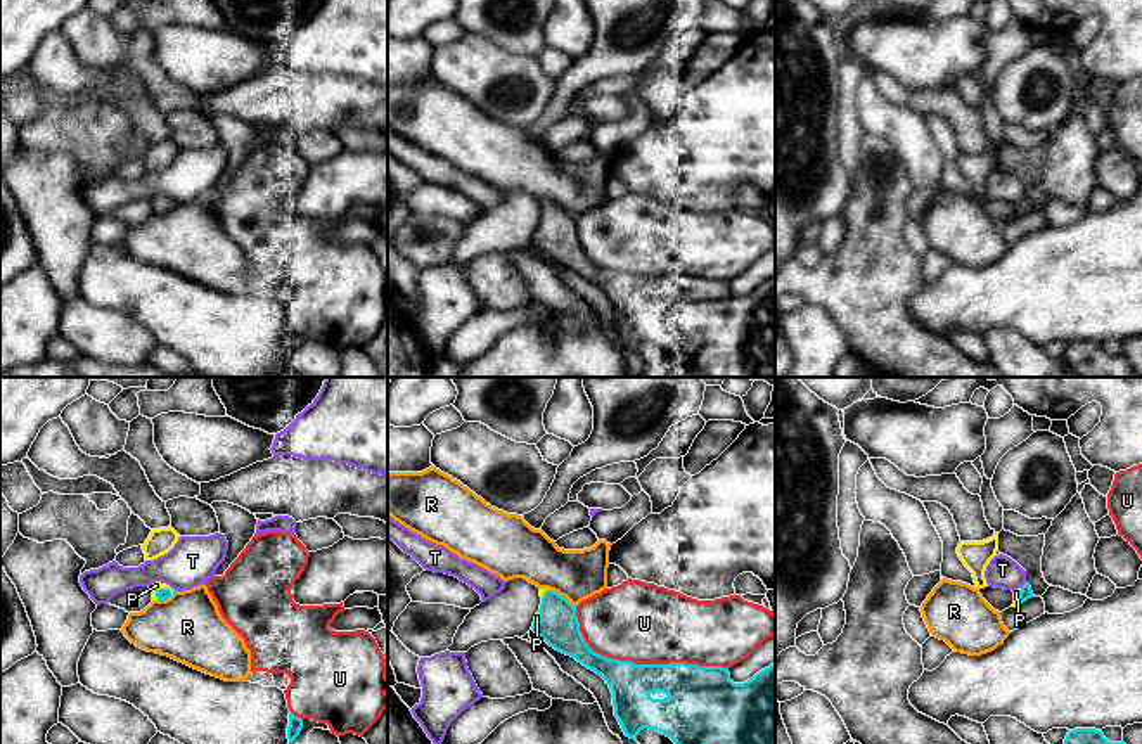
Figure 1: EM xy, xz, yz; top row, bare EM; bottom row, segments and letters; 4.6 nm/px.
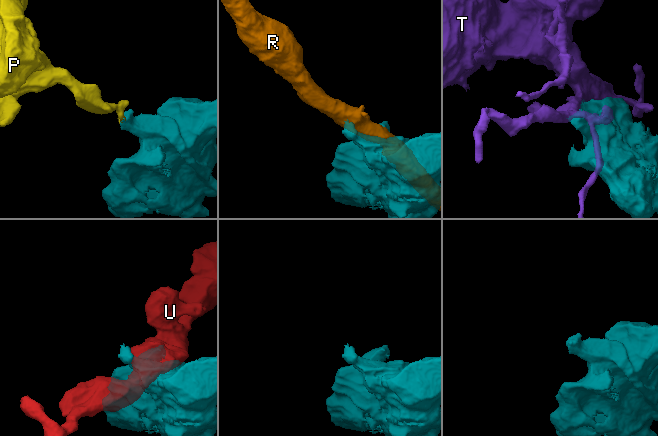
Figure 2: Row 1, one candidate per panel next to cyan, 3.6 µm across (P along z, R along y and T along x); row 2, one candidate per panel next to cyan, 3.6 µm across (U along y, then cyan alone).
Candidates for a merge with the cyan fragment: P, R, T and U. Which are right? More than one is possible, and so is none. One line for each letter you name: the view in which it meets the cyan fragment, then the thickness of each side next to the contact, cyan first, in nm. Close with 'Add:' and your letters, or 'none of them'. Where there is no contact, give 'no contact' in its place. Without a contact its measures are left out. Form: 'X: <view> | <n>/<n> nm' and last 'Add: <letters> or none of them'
Add: none of them

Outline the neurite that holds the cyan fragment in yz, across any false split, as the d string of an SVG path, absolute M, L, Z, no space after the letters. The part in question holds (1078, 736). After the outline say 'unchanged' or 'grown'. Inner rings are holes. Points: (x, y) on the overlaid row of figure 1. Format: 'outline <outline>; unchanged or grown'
outline M1075 728L1069 730L1064 744L1125 744L1121 742L1109 742L1102 730L1095 730L1095 728Z; unchanged

